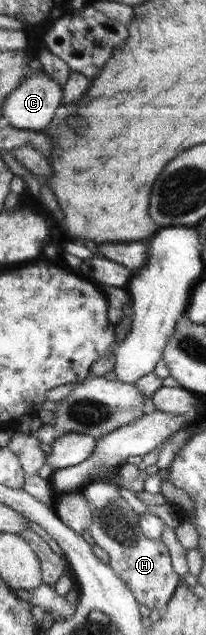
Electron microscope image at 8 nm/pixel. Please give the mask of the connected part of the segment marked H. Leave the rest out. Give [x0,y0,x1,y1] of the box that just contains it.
[82,481,183,611]

